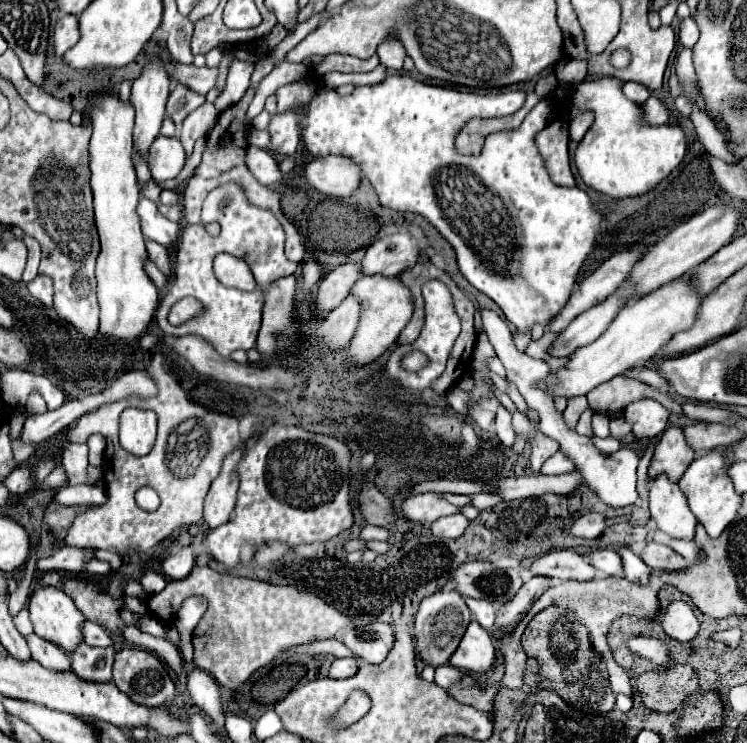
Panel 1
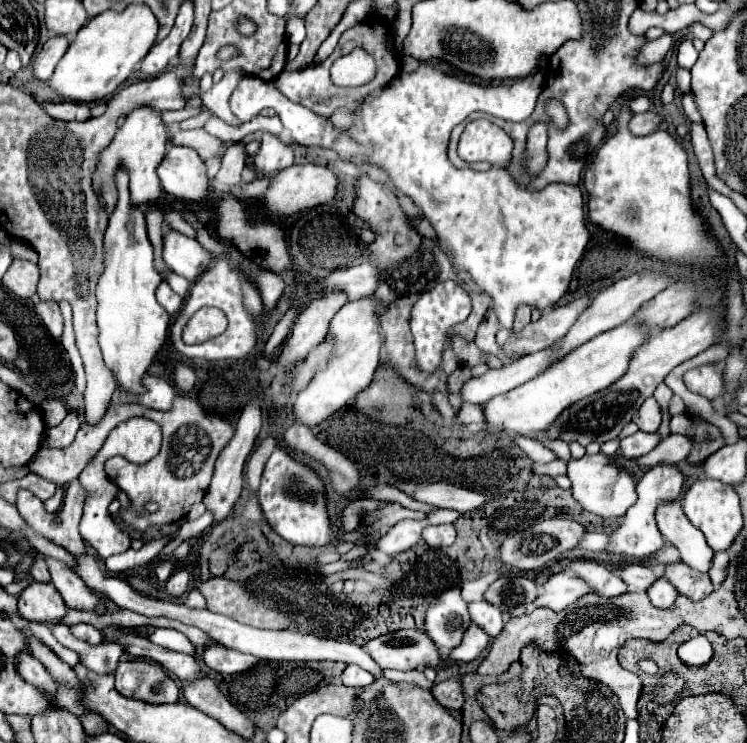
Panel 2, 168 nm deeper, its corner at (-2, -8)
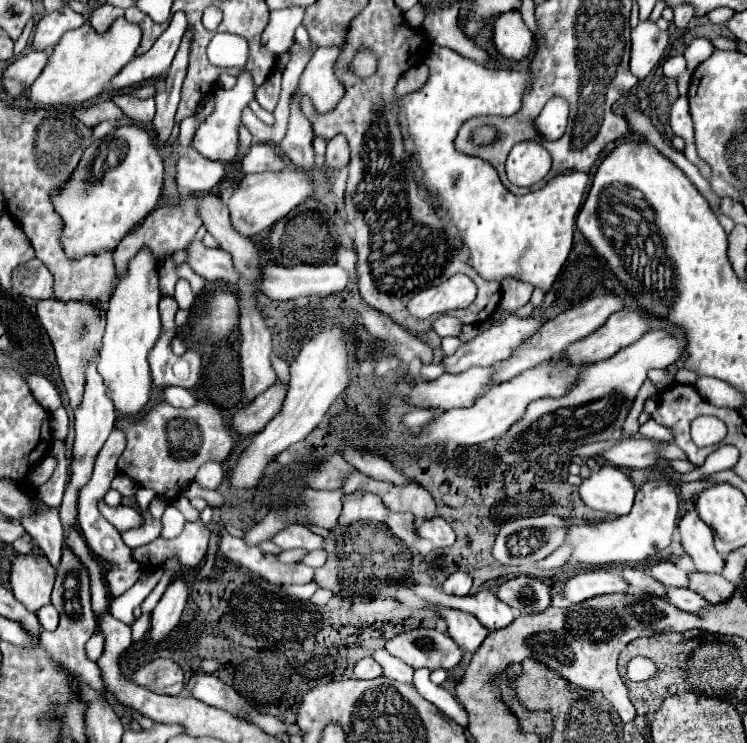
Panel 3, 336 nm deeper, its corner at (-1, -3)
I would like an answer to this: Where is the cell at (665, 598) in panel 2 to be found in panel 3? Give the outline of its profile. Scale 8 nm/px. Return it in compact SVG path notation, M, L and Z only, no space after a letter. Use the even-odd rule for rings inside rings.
M669 586L667 592L665 592L665 600L685 612L699 612L701 608L709 606L707 600L703 600L701 596L697 596L695 592L691 592L689 588L675 588L675 586Z

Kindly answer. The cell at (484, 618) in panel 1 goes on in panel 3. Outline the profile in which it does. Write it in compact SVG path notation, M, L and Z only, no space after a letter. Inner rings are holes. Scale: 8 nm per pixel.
M489 590L477 592L473 596L463 596L463 598L441 596L439 600L441 602L437 602L437 604L445 606L445 608L455 608L455 610L473 614L489 632L491 630L499 630L499 628L505 628L509 622L513 622L519 616L517 610L509 608L505 602L501 602Z

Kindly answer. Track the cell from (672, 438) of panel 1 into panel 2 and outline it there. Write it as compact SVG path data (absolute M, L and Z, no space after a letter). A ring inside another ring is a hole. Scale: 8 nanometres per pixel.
M656 465L652 469L648 469L642 479L636 485L636 493L638 493L638 501L628 509L628 513L624 515L620 527L608 535L608 545L606 545L606 553L610 555L624 555L624 557L632 557L634 561L646 559L650 555L654 555L662 545L664 545L664 537L658 531L656 525L656 509L662 501L676 501L682 493L682 473L678 471L678 467L674 465Z

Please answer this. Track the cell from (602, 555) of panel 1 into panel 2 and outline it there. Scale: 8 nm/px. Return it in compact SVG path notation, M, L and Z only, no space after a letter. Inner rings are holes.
M632 563L632 565L624 565L620 571L620 577L628 583L630 591L646 591L654 581L658 581L662 575L654 573L650 567L642 565L642 563Z

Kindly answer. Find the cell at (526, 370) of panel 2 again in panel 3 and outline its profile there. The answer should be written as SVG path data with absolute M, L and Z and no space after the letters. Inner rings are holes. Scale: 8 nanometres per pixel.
M469 368L461 374L441 374L437 380L417 384L409 392L409 402L437 410L451 410L475 404L479 396L489 392L495 368Z

